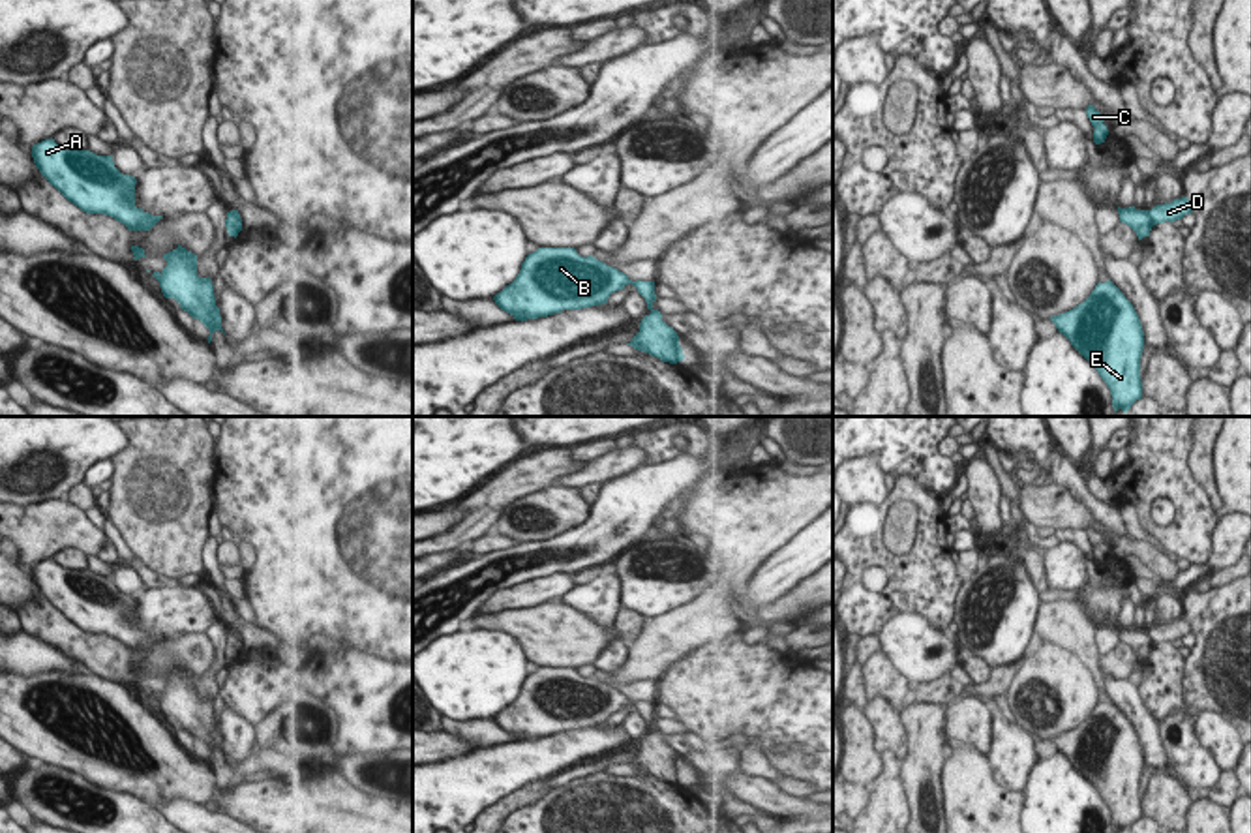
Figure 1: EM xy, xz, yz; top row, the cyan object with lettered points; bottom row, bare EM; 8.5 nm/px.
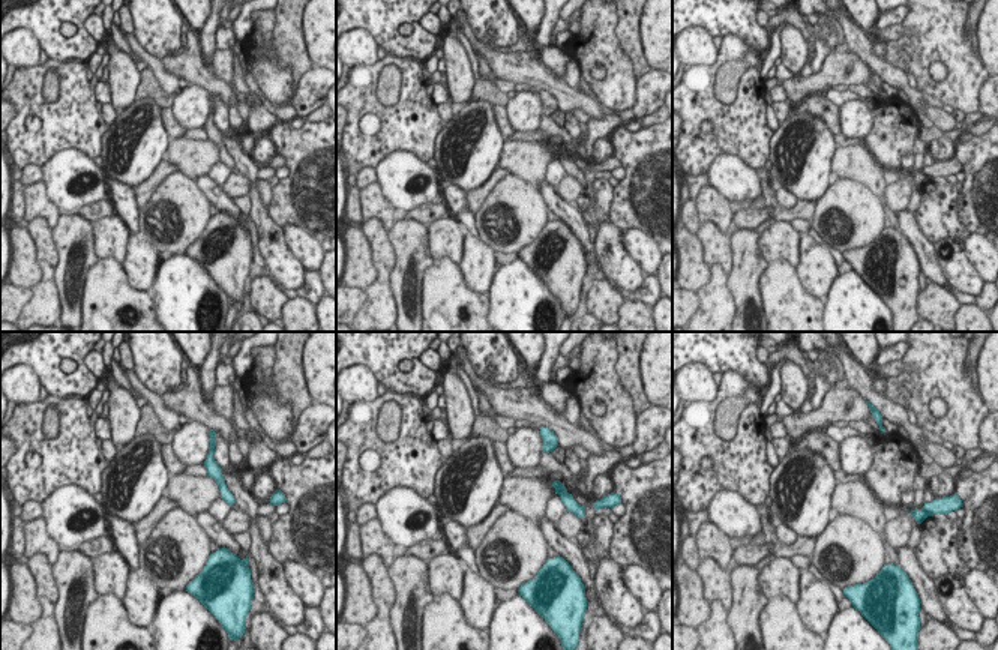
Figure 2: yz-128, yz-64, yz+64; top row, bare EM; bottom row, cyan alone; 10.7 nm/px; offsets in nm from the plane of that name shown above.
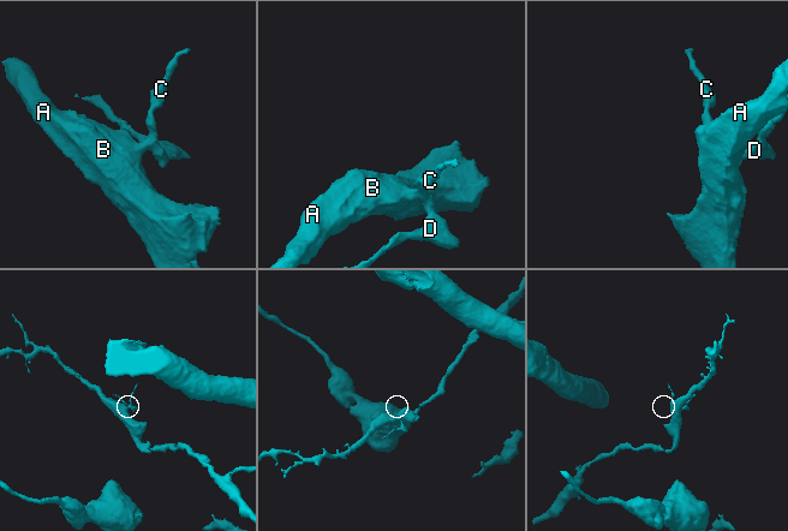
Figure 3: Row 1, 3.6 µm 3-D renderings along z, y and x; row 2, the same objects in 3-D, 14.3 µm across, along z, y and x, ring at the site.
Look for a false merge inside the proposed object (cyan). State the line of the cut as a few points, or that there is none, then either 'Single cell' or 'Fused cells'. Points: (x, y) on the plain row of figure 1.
Split along yz (1145, 631), (1154, 644). Fused cells.

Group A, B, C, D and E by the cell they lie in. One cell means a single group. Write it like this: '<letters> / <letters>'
A B C E / D

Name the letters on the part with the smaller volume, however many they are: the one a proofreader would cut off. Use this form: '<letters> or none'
D

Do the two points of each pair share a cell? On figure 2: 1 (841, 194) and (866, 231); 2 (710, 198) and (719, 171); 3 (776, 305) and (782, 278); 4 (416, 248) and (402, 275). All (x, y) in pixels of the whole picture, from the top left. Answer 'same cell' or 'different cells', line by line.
1: same cell
2: different cells
3: same cell
4: same cell

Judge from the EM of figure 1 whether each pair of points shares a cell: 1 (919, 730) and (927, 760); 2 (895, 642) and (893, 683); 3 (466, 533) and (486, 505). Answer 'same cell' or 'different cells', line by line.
1: same cell
2: different cells
3: same cell

